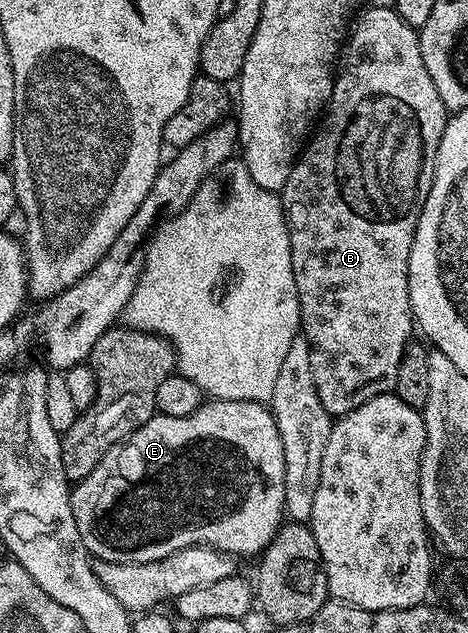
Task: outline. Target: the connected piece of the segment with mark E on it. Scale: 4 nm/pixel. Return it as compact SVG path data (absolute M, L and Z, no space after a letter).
M209 399L202 403L191 415L172 417L171 415L155 415L143 427L120 441L103 455L103 459L82 481L72 486L69 494L71 511L75 515L75 527L79 527L81 541L85 550L97 561L111 563L151 563L161 561L180 549L192 545L204 545L211 549L218 549L220 553L231 553L234 558L253 557L264 553L271 539L279 531L279 527L286 520L285 488L283 487L283 439L279 439L279 427L273 418L272 408L260 401L219 401Z

